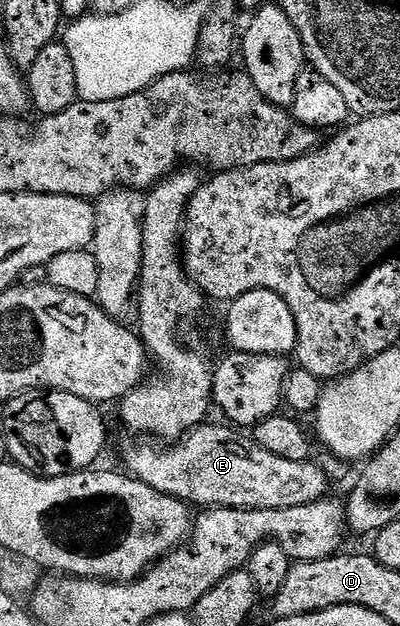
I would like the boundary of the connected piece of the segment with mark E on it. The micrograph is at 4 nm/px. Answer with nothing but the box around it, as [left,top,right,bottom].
[125,424,330,510]

